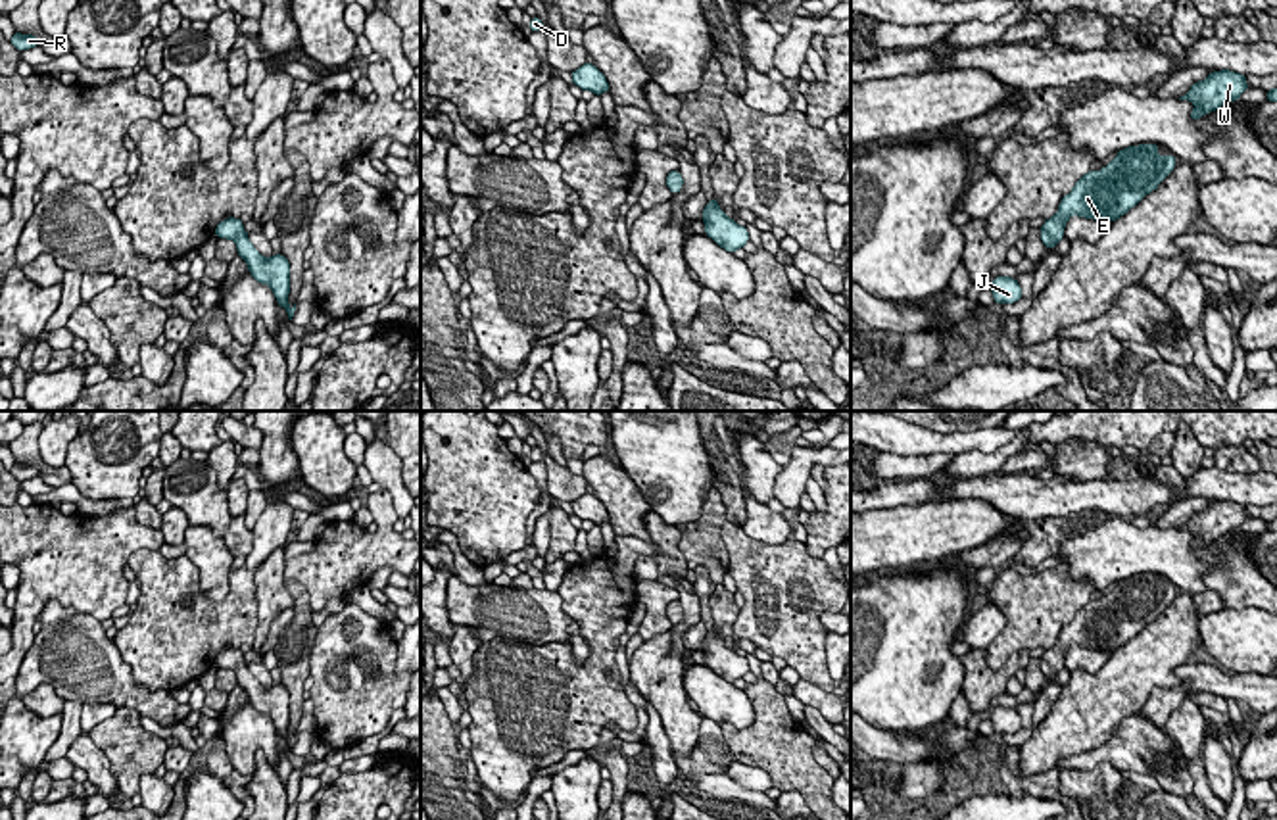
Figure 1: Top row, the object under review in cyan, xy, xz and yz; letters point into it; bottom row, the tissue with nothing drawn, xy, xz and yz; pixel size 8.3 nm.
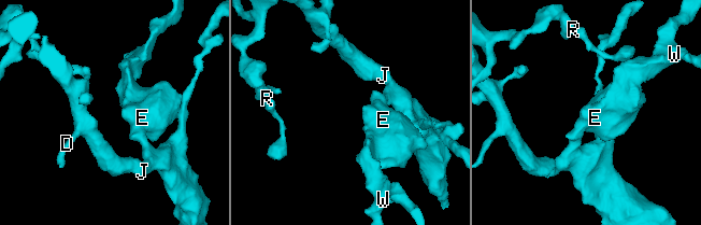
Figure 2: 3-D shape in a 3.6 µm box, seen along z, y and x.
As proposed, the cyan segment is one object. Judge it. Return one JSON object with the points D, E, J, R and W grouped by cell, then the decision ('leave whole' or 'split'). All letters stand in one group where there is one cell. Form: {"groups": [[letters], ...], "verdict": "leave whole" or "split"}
{"groups": [["D", "E", "J", "R", "W"]], "verdict": "leave whole"}

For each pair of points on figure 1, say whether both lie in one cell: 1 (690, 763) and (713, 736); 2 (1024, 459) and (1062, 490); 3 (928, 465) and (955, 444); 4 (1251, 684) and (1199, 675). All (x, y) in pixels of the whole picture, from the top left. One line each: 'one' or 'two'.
1: one
2: two
3: two
4: one

